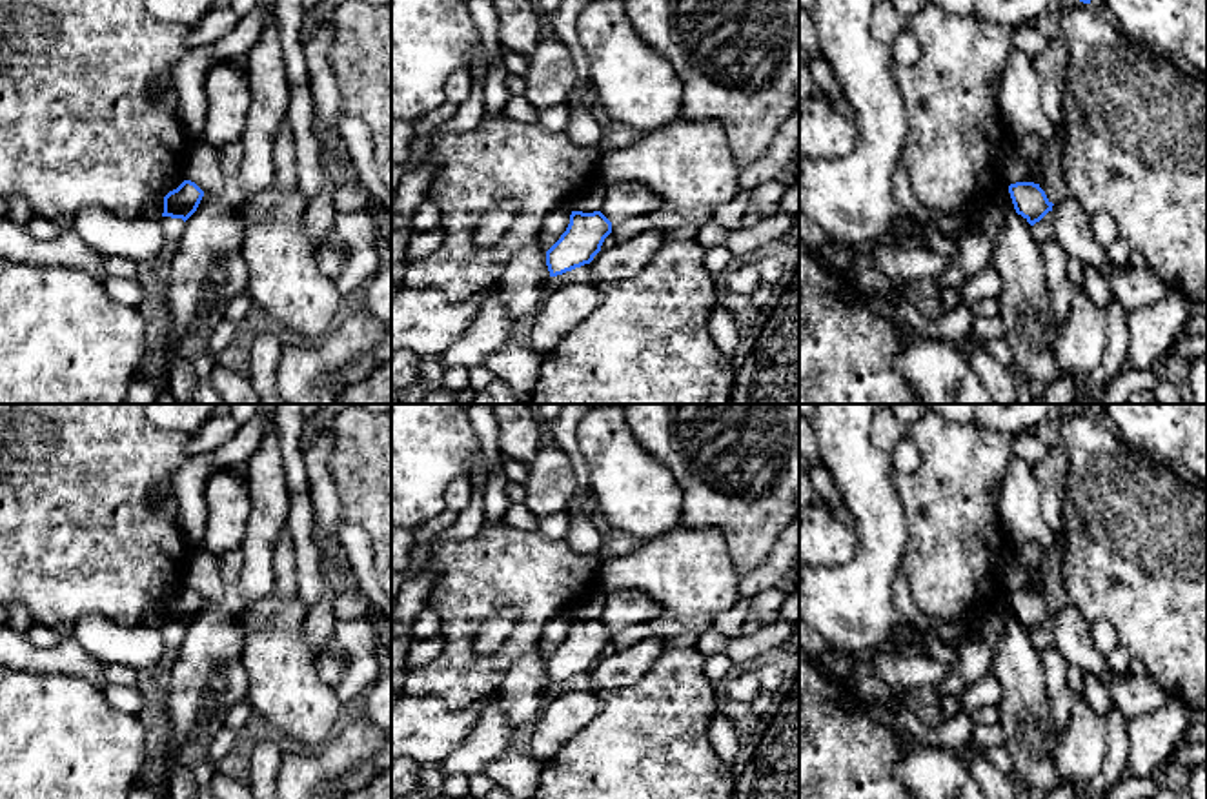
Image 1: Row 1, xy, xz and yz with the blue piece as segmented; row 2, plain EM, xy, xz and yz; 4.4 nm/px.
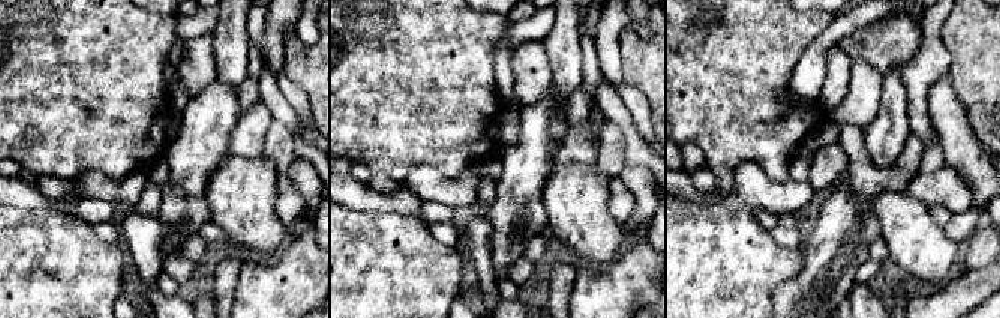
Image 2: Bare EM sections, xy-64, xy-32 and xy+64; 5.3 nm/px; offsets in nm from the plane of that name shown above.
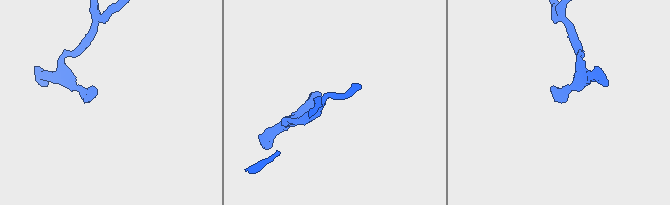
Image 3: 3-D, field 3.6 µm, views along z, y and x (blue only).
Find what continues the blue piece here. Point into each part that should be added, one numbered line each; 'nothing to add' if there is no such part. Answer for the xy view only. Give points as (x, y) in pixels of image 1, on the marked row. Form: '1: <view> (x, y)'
1: xy (173, 228)

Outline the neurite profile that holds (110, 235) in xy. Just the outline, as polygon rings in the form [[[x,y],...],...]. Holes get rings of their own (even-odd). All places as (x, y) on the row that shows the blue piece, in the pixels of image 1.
[[[95,204],[78,207],[69,228],[102,257],[124,257],[137,262],[157,257],[166,242],[160,218],[126,220]]]

